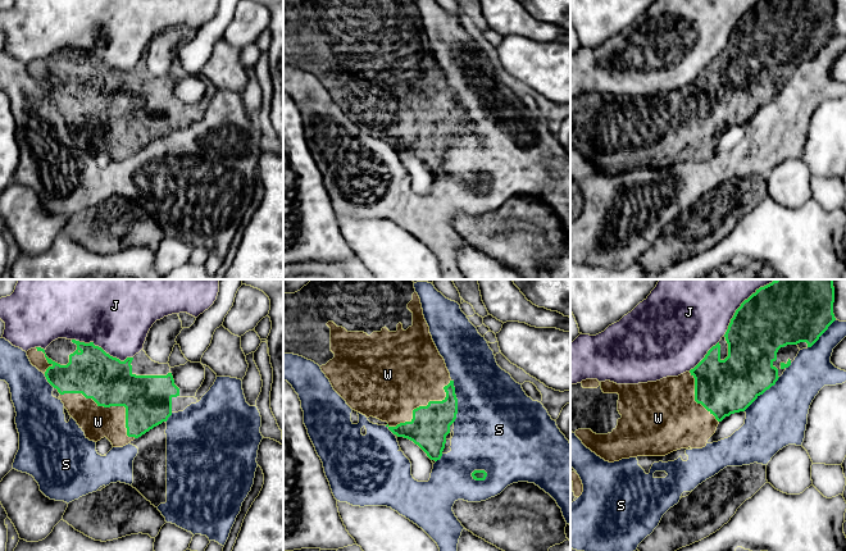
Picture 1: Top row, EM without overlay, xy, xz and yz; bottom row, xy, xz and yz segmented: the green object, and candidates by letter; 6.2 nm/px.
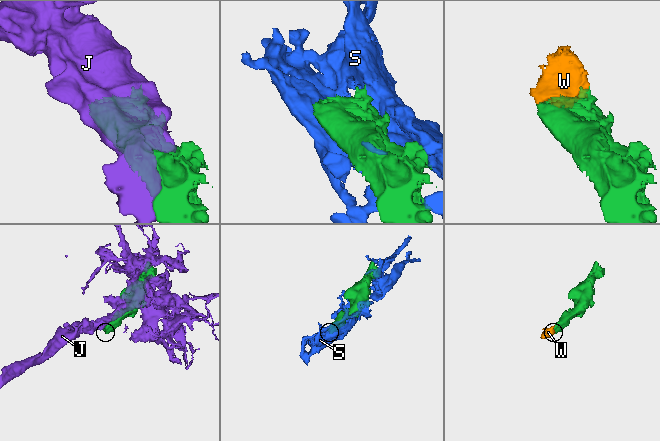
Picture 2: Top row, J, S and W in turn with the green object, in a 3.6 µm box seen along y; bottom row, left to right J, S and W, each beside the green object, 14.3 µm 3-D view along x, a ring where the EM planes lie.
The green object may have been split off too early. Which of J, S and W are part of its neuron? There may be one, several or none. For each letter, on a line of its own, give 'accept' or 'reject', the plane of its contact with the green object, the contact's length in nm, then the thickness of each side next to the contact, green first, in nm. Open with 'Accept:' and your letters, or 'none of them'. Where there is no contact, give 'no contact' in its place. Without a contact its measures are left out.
Accept: W
J: reject | yz | 480 nm | 400/480 nm
S: reject | xz | 280 nm | 240/460 nm
W: accept | xy | 550 nm | 300/200 nm

